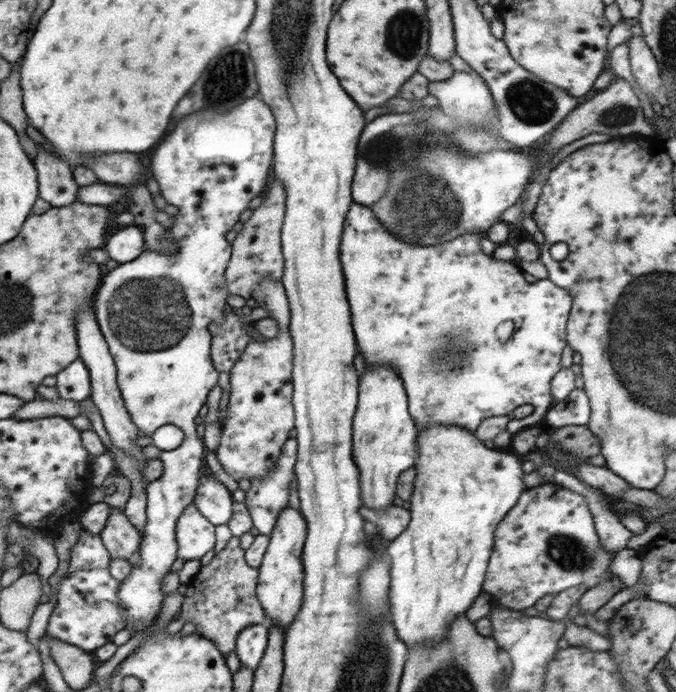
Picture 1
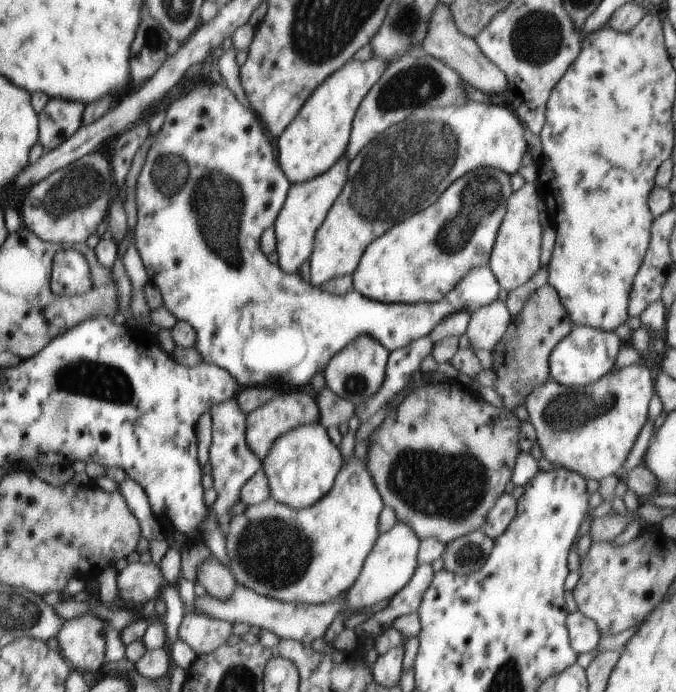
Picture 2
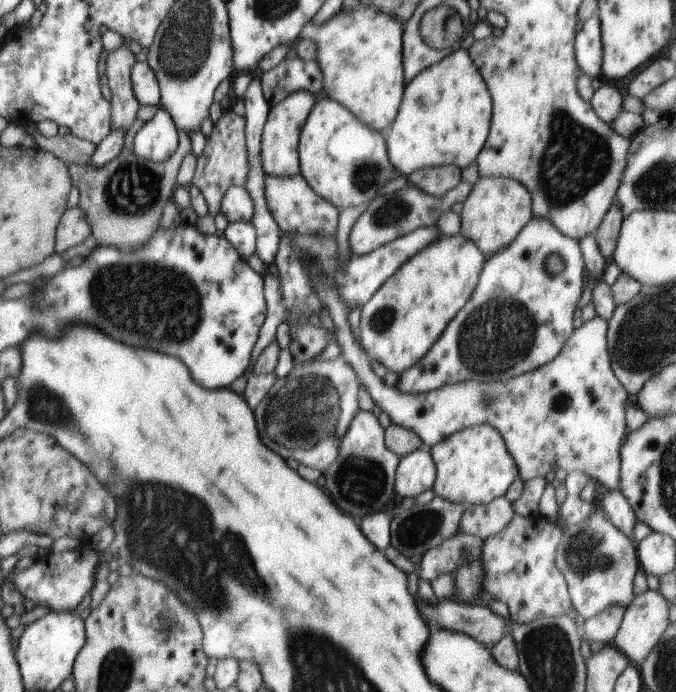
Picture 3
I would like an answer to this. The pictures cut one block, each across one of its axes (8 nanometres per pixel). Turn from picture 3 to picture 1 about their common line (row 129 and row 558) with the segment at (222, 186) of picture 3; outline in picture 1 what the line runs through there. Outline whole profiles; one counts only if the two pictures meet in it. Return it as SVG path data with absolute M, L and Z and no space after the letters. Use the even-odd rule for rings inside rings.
M232 536L228 545L221 552L213 554L212 560L206 566L201 566L188 584L178 617L186 624L194 624L195 634L212 639L224 658L236 651L236 638L246 626L254 626L265 620L256 591L258 569L245 561L245 551L239 546L239 539Z

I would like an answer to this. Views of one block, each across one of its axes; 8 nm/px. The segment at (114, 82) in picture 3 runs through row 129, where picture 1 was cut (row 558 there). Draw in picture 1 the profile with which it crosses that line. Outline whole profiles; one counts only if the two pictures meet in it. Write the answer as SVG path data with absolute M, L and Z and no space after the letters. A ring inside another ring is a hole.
M114 508L99 536L104 540L112 559L128 560L141 547L140 533L122 511Z

